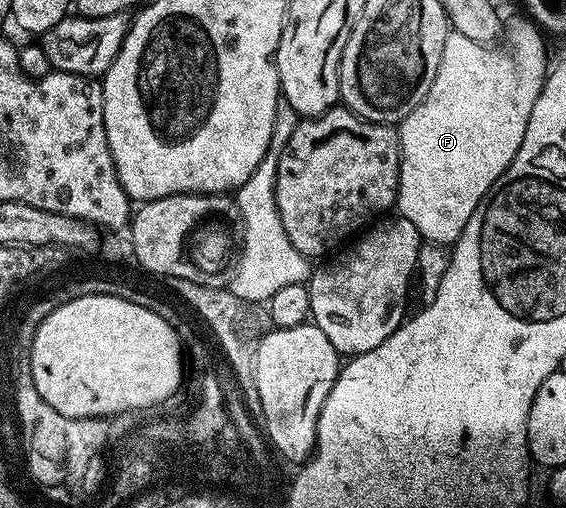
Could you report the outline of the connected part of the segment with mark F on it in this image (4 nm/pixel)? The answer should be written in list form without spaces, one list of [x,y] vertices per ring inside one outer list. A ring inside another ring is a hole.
[[[514,20],[510,24],[509,21],[508,27],[504,32],[506,49],[503,52],[498,49],[498,46],[477,44],[476,42],[472,42],[472,38],[464,38],[464,34],[453,30],[447,31],[446,41],[444,42],[444,54],[440,54],[440,66],[436,70],[436,78],[432,82],[432,90],[428,90],[426,100],[420,102],[420,106],[416,106],[416,110],[412,110],[412,114],[405,116],[401,124],[397,125],[398,148],[402,152],[402,161],[398,167],[398,198],[396,208],[401,216],[408,218],[408,222],[412,222],[412,226],[416,226],[416,230],[422,236],[423,241],[453,246],[460,238],[464,226],[468,226],[468,218],[472,218],[476,206],[480,206],[480,202],[486,197],[490,187],[498,181],[500,174],[504,174],[504,170],[508,170],[508,166],[516,158],[516,150],[520,150],[520,142],[524,142],[524,130],[528,126],[528,118],[532,114],[532,106],[542,92],[542,84],[548,75],[546,44],[542,41],[542,38],[544,38],[543,33],[533,23],[526,20],[525,22]]]

